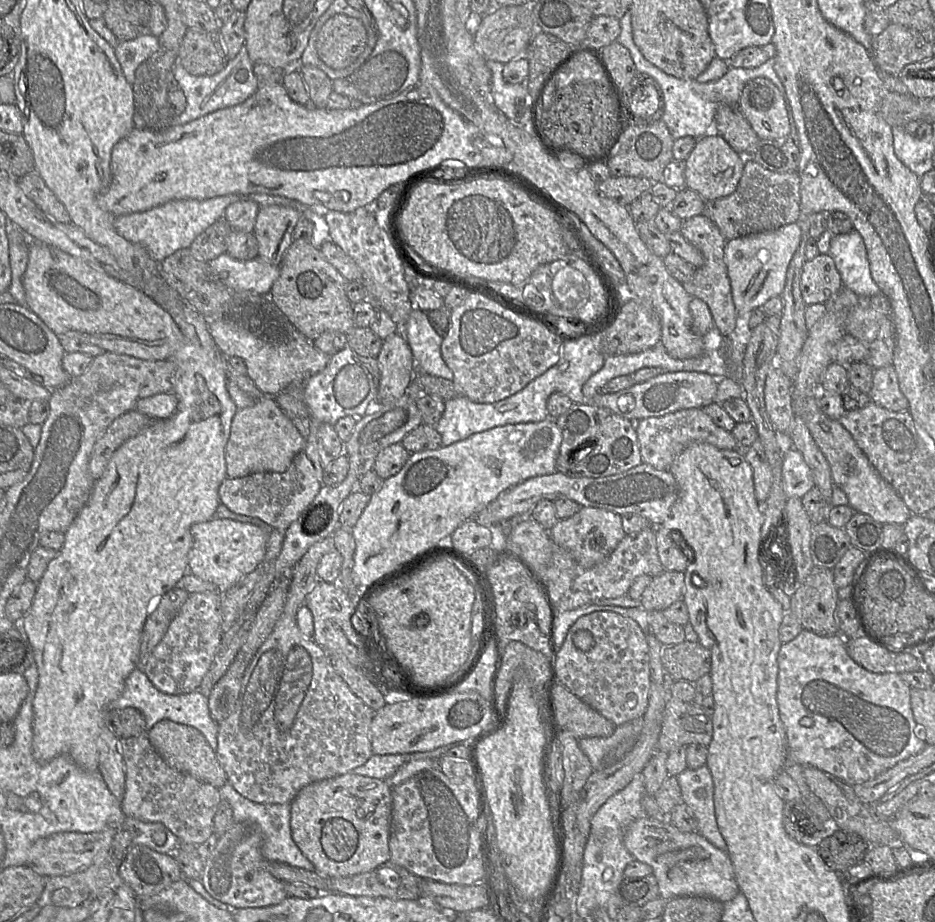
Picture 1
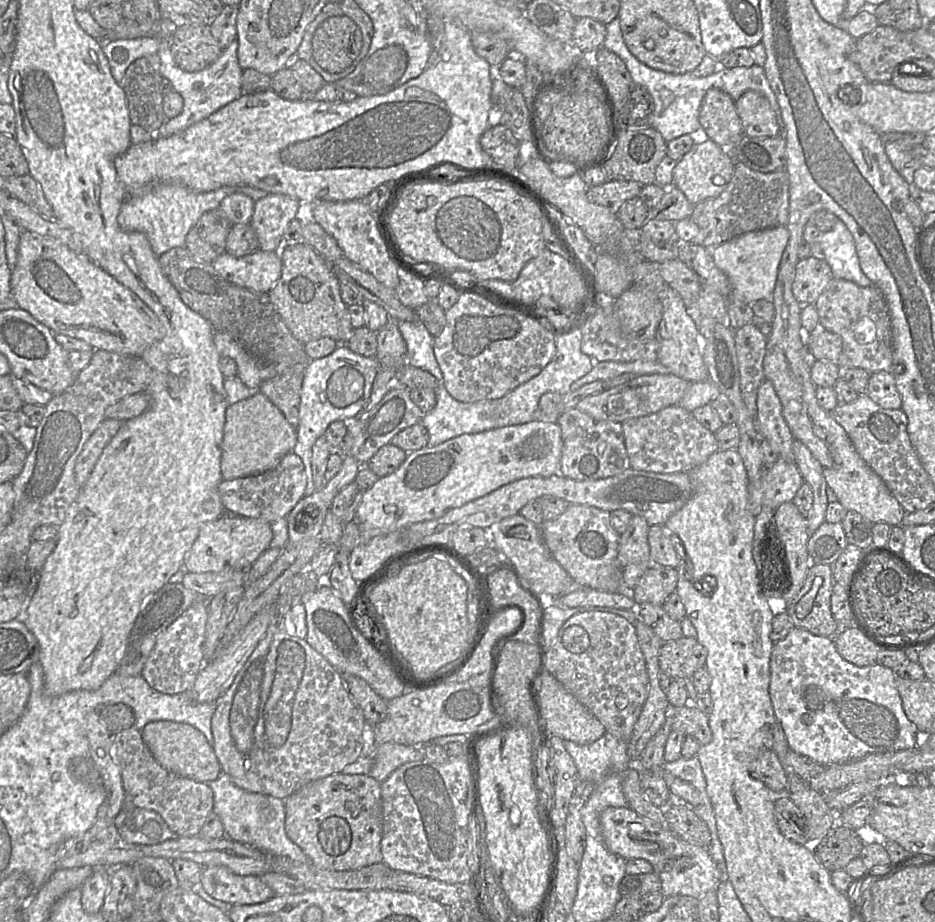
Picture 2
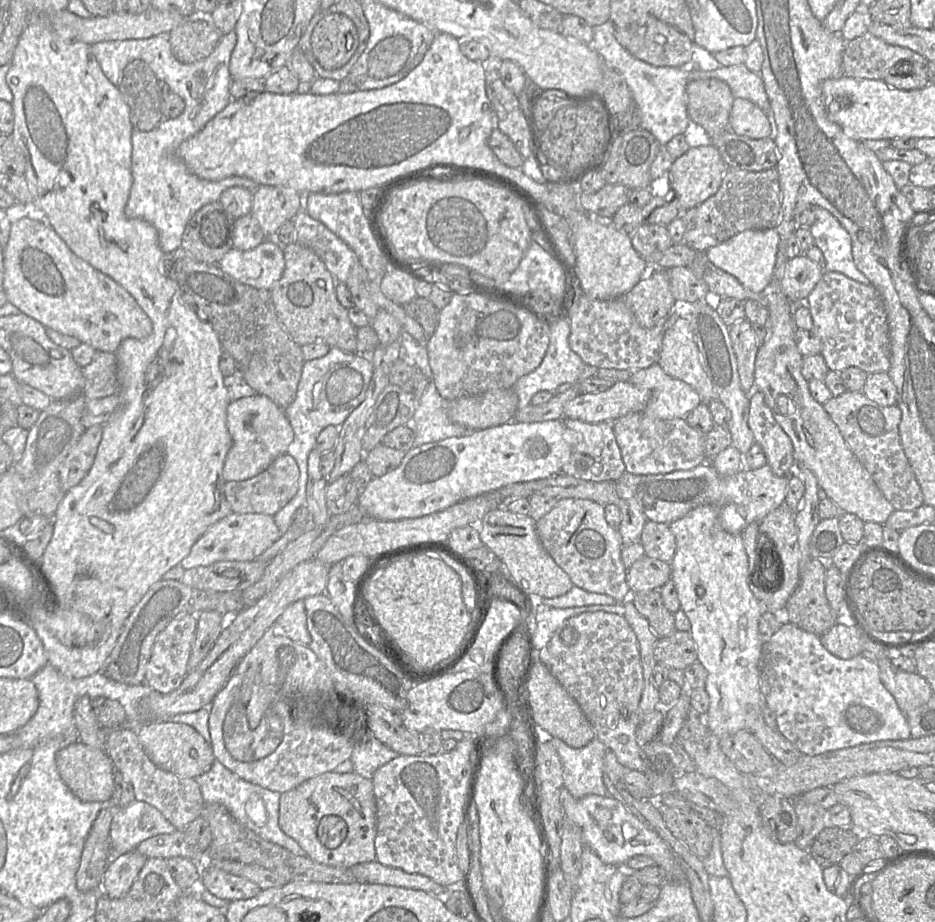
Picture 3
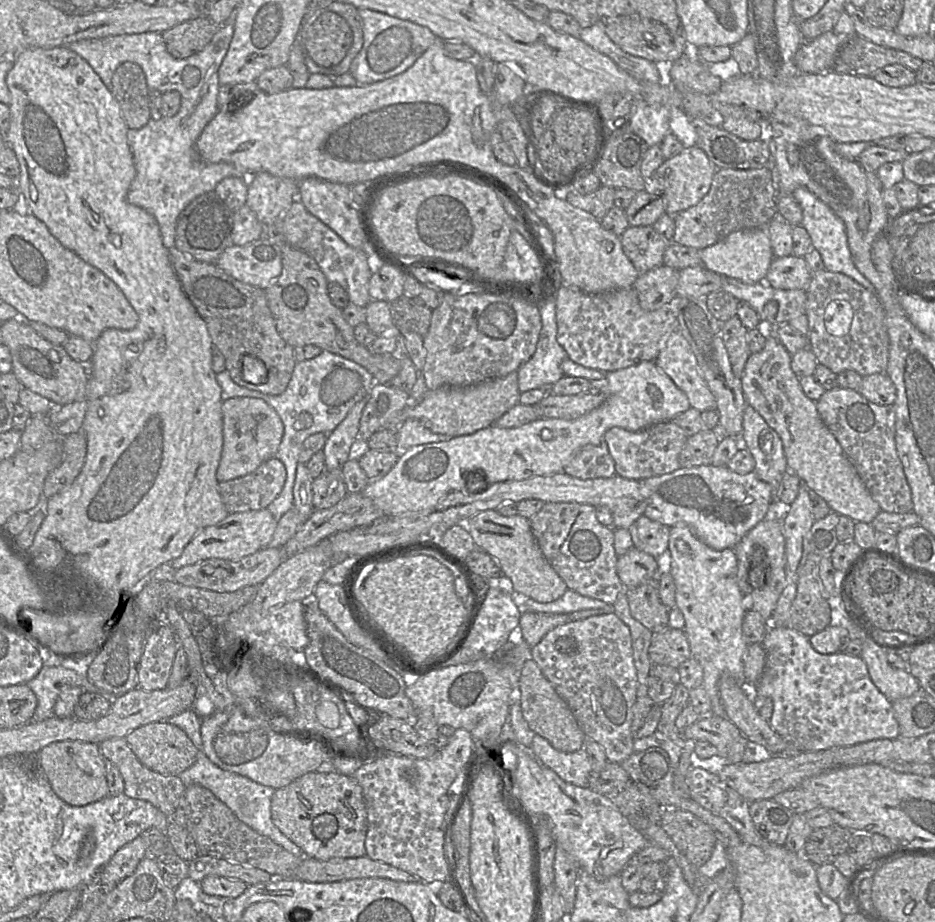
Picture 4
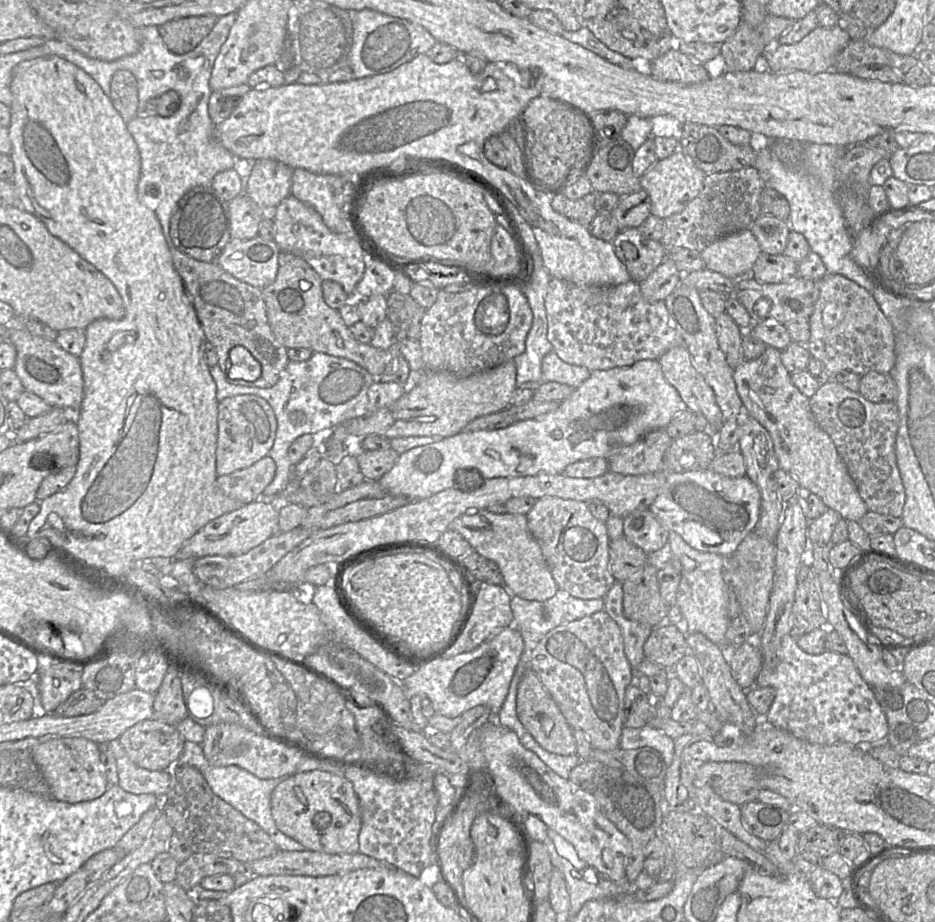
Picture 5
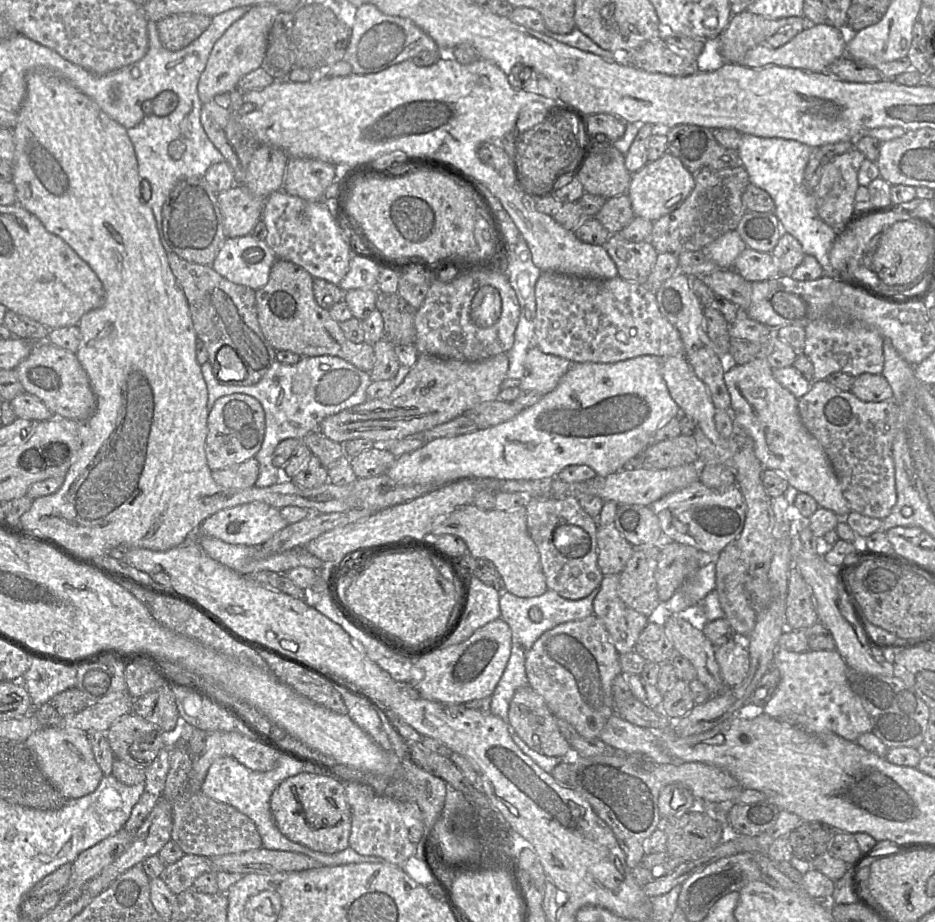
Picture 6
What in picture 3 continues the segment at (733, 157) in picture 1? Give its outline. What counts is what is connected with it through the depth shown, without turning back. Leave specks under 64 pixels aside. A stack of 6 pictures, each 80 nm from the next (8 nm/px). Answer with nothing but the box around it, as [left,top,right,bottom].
[666,144,727,213]

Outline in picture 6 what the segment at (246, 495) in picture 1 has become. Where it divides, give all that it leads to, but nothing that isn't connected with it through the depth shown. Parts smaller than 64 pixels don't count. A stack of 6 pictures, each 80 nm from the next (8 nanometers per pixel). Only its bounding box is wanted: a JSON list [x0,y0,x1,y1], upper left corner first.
[212,458,259,489]

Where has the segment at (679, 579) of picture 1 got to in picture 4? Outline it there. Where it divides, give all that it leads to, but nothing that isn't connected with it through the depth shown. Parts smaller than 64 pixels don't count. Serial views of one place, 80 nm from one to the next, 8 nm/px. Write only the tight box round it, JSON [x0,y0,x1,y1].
[617,546,660,588]

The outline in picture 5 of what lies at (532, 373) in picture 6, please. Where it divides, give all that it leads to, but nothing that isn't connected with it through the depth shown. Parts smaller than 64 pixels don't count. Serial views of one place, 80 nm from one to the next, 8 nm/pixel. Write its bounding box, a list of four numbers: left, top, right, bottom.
[541,351,591,388]

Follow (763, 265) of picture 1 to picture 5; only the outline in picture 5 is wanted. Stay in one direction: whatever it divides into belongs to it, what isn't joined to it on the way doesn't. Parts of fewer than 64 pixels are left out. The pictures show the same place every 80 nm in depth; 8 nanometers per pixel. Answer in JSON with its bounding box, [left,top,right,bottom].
[701,229,761,280]

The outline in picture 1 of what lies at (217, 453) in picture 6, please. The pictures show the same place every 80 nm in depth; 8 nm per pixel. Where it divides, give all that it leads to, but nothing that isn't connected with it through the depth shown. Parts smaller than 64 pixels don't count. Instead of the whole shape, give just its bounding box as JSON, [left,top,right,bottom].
[225,396,306,478]

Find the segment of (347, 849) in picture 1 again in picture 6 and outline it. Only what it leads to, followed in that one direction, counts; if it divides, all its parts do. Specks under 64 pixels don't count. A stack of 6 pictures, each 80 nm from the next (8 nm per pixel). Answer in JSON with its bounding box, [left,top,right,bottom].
[270,772,351,854]

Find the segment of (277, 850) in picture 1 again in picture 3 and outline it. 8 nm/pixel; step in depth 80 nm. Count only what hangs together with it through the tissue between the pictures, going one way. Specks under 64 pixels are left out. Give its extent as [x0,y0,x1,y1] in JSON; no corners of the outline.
[195,759,305,856]

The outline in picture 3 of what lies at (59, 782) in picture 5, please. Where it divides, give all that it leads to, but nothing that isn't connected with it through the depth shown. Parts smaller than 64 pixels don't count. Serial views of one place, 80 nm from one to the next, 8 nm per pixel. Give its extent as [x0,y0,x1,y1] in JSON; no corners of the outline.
[56,742,115,802]

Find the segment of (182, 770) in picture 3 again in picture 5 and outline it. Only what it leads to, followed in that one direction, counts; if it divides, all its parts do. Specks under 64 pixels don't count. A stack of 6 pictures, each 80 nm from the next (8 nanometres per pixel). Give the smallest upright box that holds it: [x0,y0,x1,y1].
[118,718,185,771]

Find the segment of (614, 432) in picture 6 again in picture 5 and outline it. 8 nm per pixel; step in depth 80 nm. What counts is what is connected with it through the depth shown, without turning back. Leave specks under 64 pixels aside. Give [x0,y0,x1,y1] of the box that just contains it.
[378,360,686,500]

